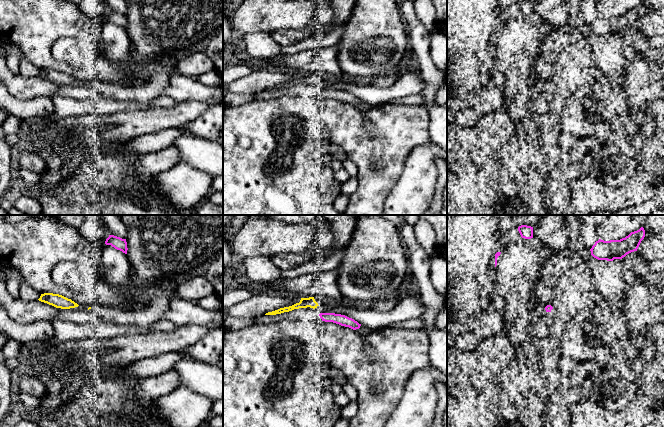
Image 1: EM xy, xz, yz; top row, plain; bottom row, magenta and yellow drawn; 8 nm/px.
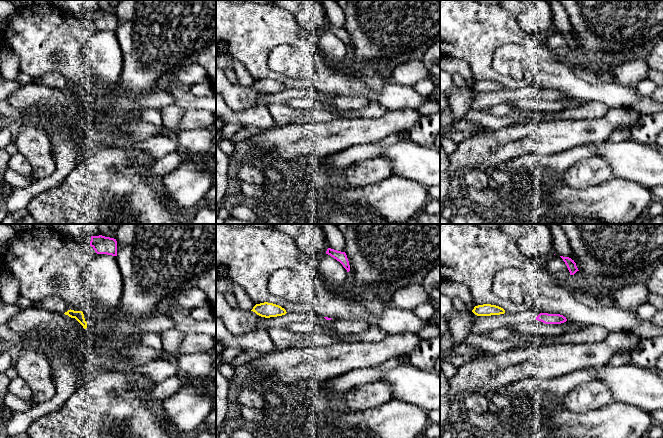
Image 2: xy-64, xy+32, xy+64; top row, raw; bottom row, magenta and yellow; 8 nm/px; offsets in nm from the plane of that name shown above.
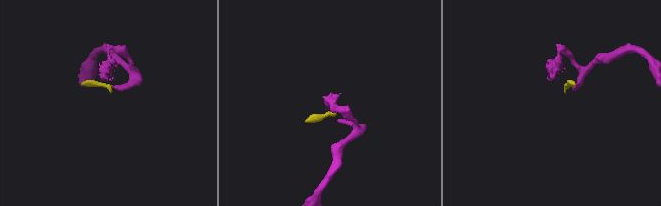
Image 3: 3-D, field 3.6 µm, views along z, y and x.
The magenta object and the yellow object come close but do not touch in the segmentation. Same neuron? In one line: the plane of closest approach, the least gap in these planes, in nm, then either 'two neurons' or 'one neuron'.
view xz; gap 60 nm; two neurons

